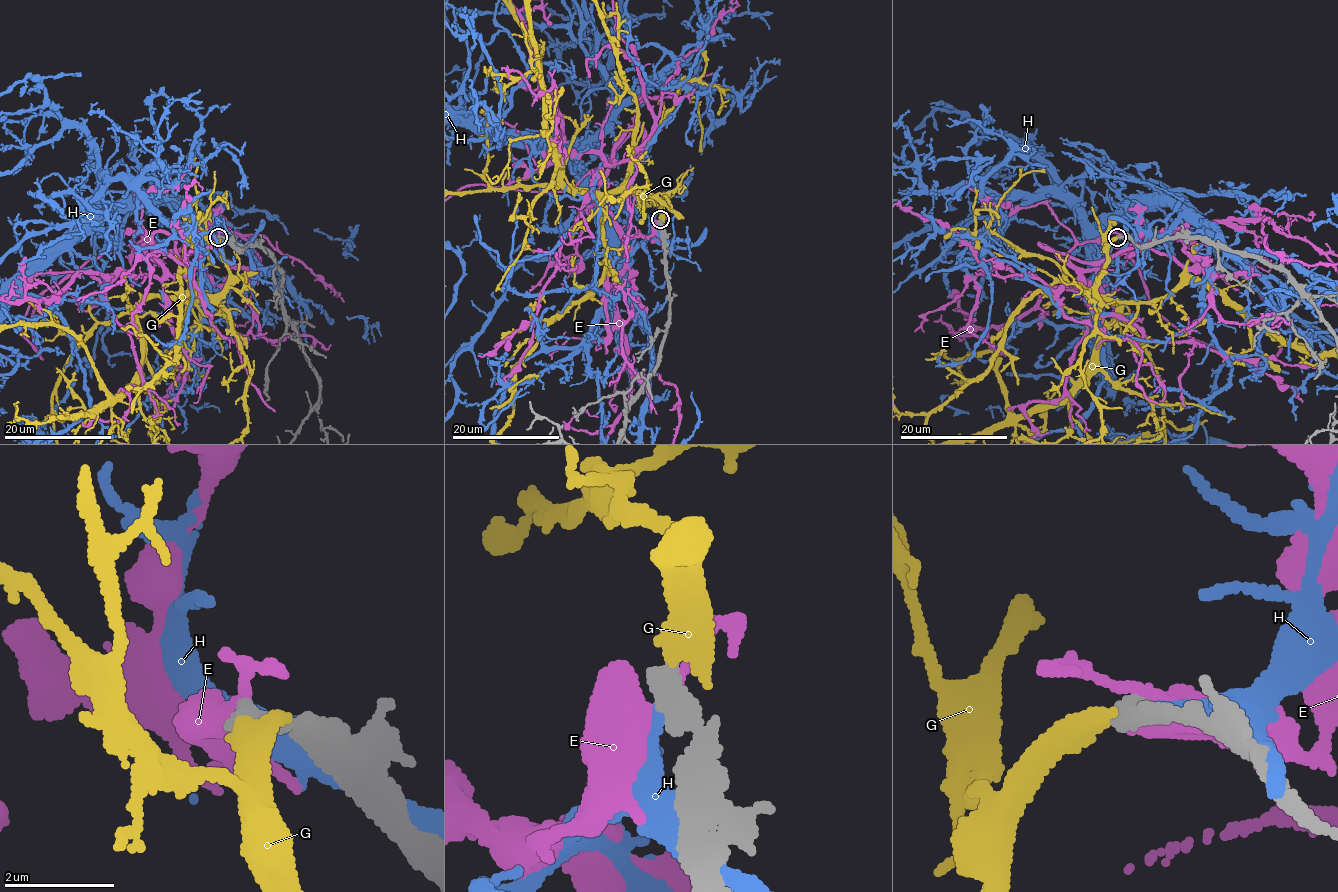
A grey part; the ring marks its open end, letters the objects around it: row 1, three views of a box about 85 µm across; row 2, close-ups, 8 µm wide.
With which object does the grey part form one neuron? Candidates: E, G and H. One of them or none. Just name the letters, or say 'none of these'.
G

